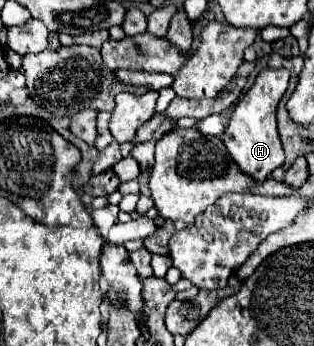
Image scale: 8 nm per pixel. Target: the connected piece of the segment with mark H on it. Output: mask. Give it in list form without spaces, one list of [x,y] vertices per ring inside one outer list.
[[[265,68],[257,76],[255,84],[237,102],[237,106],[229,118],[229,124],[225,128],[223,142],[225,142],[231,158],[255,182],[265,182],[267,176],[285,162],[285,154],[281,148],[279,134],[277,134],[275,112],[277,112],[277,104],[279,104],[281,96],[287,90],[287,84],[289,84],[289,72],[285,68],[277,68],[277,70]]]

